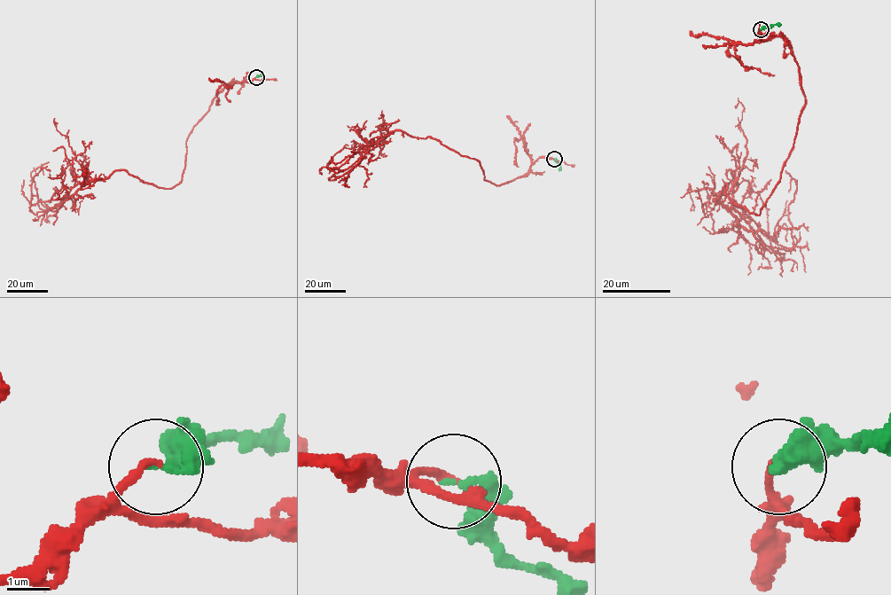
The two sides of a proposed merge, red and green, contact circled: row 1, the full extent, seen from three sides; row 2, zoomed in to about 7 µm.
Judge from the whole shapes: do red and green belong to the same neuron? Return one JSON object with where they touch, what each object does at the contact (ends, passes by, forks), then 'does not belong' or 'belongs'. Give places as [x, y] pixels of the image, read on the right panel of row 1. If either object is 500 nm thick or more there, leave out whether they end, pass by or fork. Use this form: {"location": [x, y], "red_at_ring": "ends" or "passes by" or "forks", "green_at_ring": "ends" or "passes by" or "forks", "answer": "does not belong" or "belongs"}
{"location": [761, 29], "red_at_ring": "ends", "green_at_ring": "ends", "answer": "belongs"}

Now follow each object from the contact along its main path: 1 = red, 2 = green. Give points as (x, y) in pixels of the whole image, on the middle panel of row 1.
1: (554, 159), (539, 157), (526, 174), (495, 184), (475, 159), (398, 130), (335, 173), (327, 166), (347, 145)
2: (554, 159), (558, 163), (558, 170)

